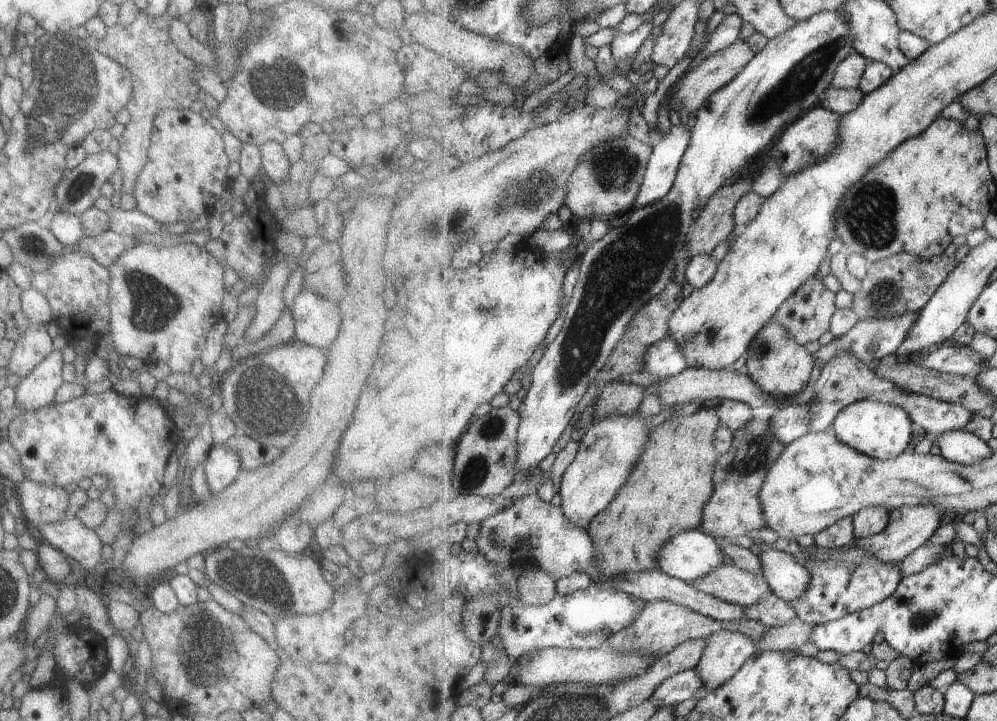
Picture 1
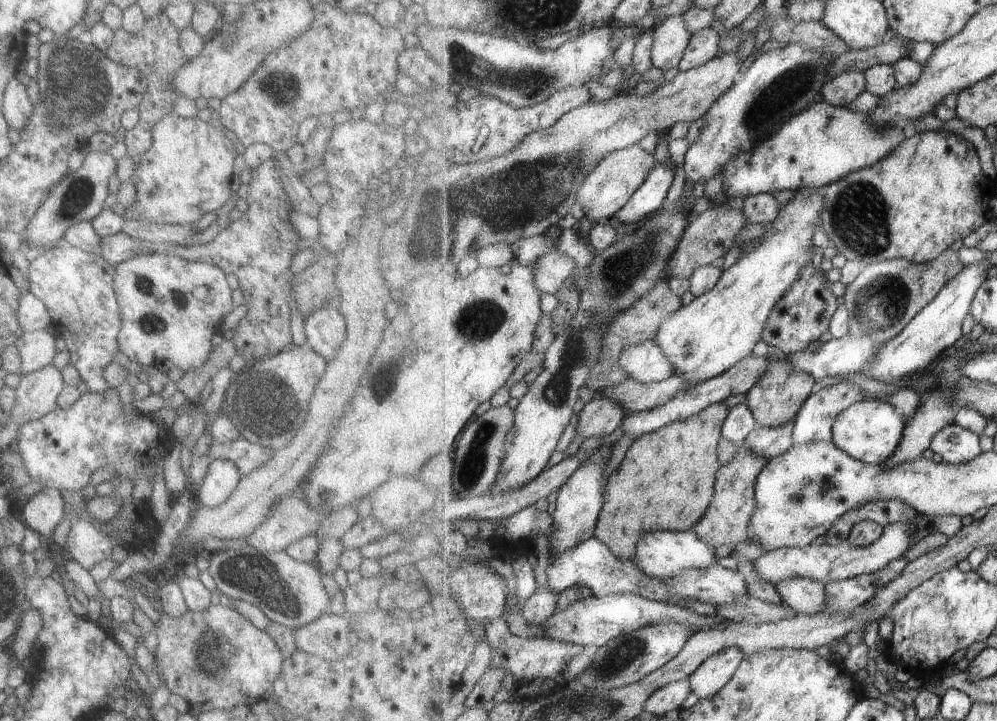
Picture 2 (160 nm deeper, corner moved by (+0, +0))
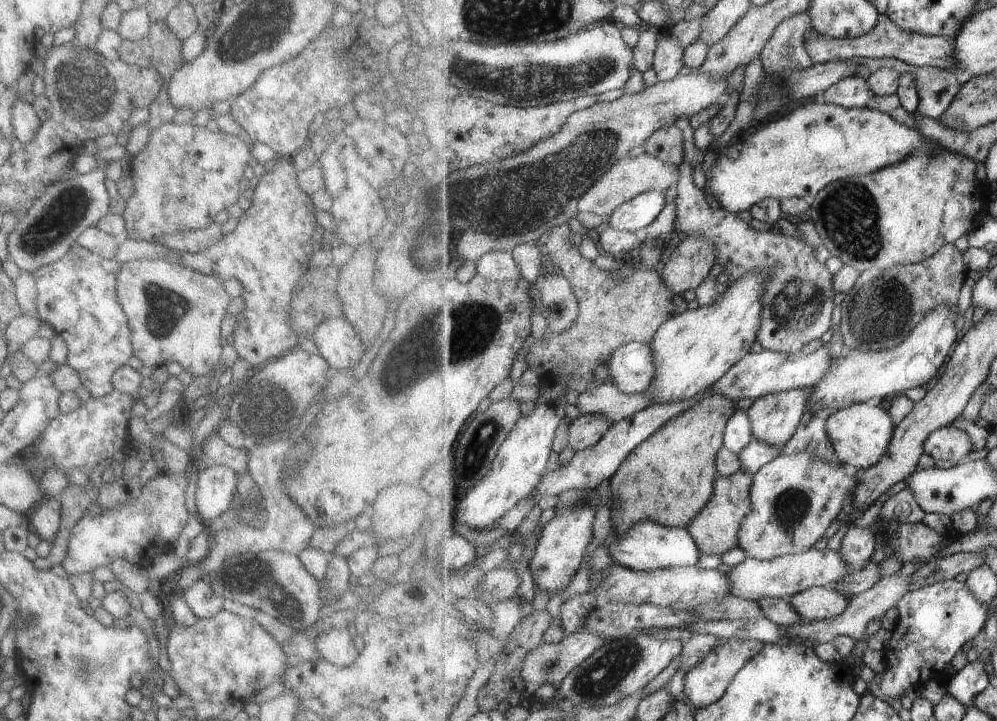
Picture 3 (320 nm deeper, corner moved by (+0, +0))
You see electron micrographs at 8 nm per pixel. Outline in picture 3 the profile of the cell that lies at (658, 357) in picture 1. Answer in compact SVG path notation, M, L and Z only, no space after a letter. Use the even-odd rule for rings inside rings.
M633 341L620 346L608 360L609 383L625 393L644 393L656 377L652 347Z

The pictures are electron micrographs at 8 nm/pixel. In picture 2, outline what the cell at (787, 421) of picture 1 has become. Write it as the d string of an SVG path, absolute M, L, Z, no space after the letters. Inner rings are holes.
M794 422L780 427L765 427L763 424L758 424L755 430L748 434L744 445L755 454L771 460L791 450L795 445L792 439L793 431Z

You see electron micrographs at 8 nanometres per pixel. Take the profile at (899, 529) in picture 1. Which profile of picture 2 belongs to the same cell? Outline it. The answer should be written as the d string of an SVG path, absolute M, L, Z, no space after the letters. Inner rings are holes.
M910 519L903 523L895 523L885 527L883 536L872 545L866 547L856 547L849 542L842 542L832 545L826 542L823 545L809 545L805 548L785 547L776 551L765 552L755 559L755 570L759 577L767 582L779 585L781 581L787 581L793 577L805 577L814 581L824 583L833 581L845 581L859 575L870 575L878 570L885 568L895 559L904 556L907 549L911 546L911 532L916 528L918 519Z

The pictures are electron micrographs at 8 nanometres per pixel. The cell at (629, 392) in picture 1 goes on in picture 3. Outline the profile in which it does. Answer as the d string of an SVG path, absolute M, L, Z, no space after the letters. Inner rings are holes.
M580 414L570 423L568 430L570 446L578 453L595 446L613 423L603 415Z

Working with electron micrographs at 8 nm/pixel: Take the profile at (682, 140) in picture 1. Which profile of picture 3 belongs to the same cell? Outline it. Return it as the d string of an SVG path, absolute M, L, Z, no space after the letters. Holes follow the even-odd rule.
M649 191L628 200L610 216L609 226L635 233L648 227L665 208L665 193Z

